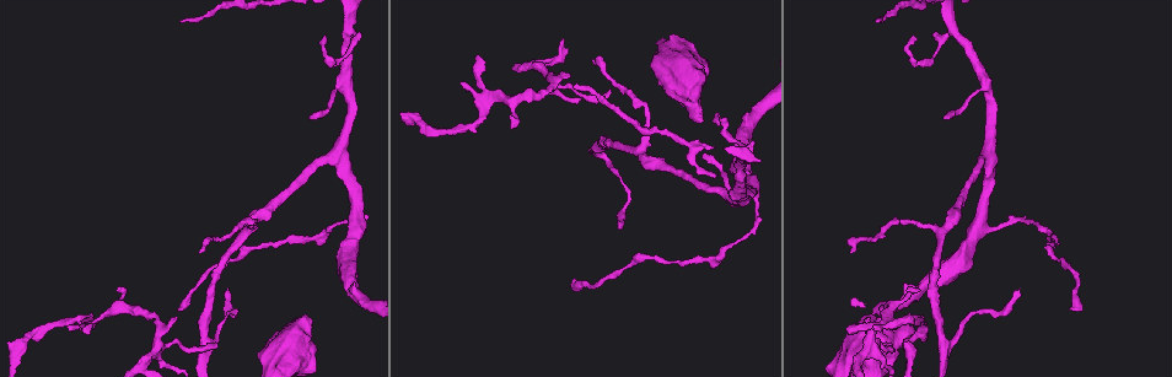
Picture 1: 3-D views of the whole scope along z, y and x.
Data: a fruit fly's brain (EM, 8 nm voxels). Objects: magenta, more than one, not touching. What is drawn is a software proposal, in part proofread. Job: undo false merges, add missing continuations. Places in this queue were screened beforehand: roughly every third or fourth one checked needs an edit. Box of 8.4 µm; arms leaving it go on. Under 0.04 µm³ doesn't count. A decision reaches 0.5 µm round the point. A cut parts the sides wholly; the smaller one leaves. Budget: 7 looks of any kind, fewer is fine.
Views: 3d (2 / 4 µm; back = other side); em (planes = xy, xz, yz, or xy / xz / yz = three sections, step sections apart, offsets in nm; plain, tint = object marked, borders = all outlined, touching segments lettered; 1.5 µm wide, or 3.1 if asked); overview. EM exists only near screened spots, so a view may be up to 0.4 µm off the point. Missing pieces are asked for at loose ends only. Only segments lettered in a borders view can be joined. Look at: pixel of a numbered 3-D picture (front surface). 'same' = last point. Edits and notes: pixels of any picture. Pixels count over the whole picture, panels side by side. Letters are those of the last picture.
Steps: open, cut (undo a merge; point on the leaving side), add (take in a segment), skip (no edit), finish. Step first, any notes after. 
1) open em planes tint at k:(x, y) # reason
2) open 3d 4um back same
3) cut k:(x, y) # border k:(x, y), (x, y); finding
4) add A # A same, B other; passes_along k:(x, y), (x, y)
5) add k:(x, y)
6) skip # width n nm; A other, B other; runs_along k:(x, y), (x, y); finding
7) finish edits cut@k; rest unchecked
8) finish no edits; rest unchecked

open em planes tint at 1:(698, 121) # free end

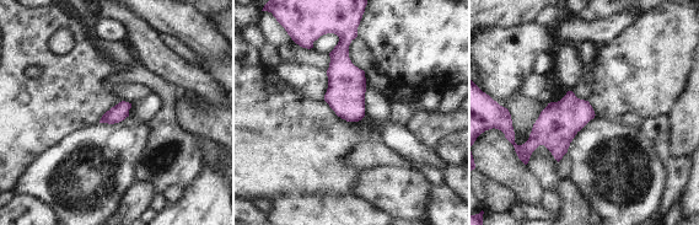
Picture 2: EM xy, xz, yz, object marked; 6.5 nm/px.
open em planes borders same

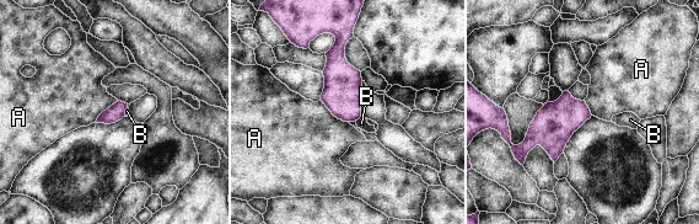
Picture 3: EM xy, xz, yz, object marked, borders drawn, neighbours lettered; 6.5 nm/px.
skip # A other, B other; border 3:(321, 100), (334, 116), (348, 122); none of them fits

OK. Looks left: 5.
open em planes tint at 1:(866, 318) # thin end

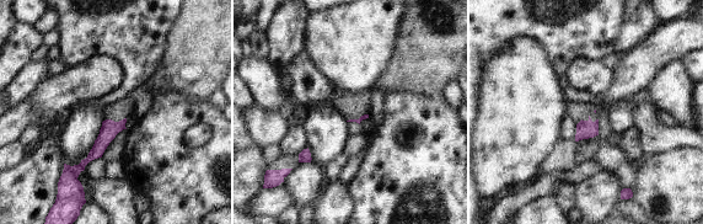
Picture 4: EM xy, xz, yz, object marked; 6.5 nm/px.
open em planes borders same # see the neighbours

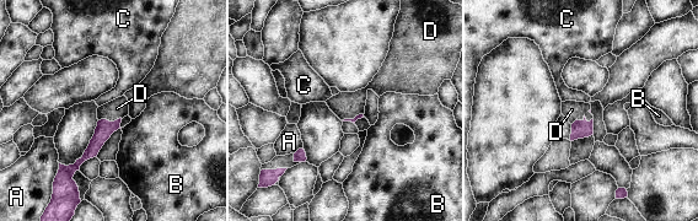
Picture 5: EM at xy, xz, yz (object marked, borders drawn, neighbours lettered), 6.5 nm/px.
add D # A other, B other, C other, D same; it goes on there

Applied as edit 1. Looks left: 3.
open 3d 2um at 1:(704, 157)

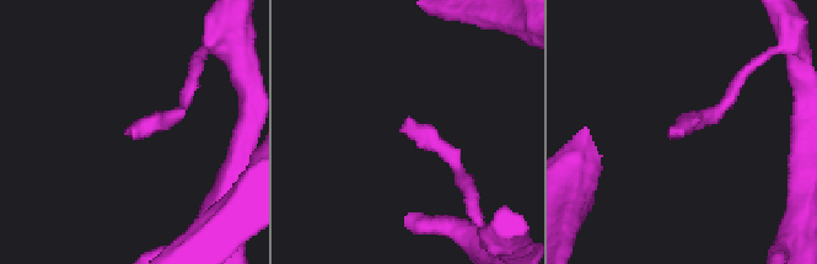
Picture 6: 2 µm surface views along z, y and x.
open em planes tint at 6:(680, 135)

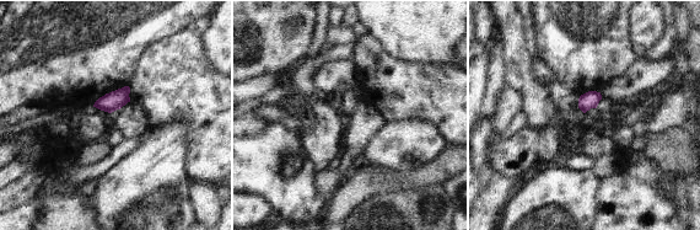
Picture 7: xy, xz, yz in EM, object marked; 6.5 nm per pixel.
open em planes borders same

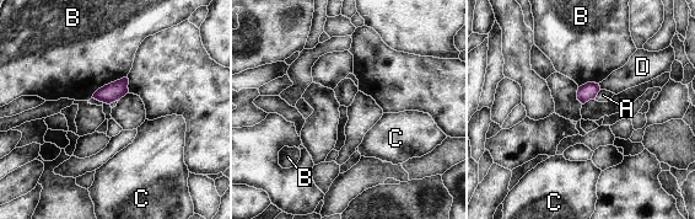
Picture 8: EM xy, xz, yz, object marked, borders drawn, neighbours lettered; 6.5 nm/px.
skip # width 110 nm; A other, B other, C other, D other; border 8:(601, 90), (594, 99); none of them fits

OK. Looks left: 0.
finish edits add@5; rest unchecked

